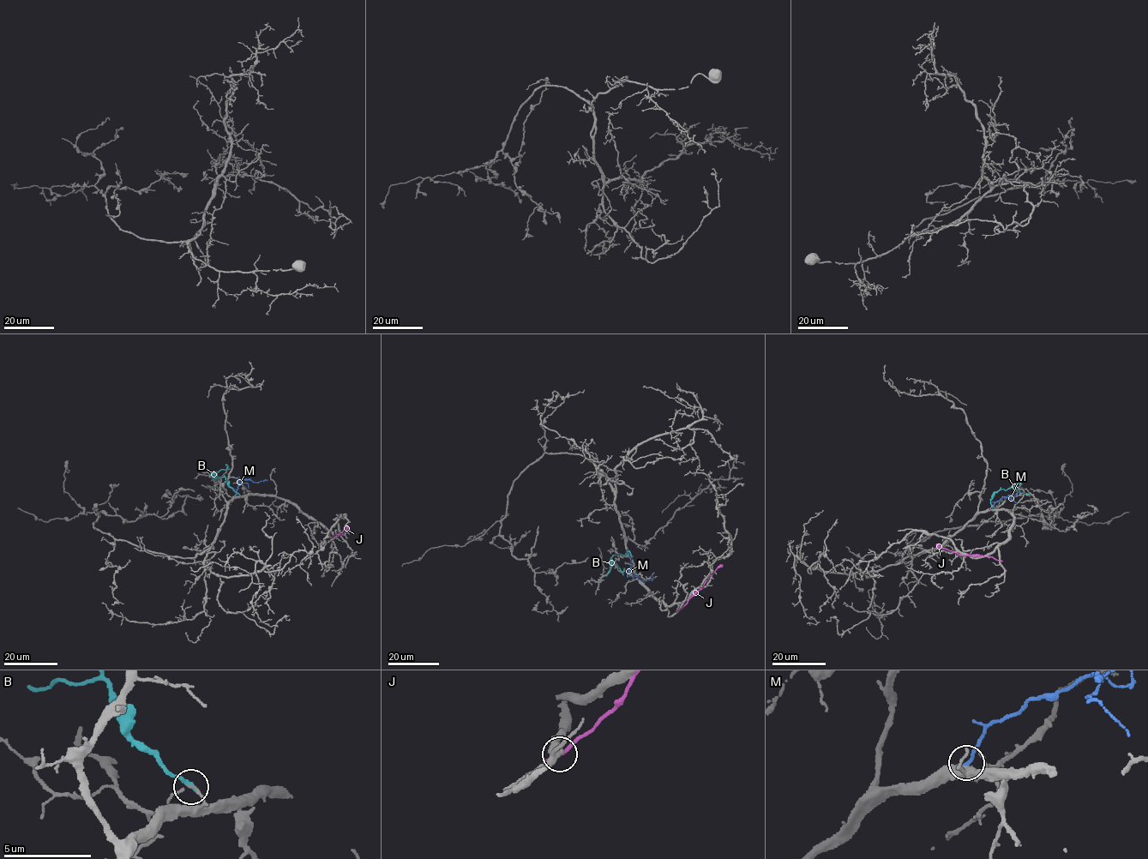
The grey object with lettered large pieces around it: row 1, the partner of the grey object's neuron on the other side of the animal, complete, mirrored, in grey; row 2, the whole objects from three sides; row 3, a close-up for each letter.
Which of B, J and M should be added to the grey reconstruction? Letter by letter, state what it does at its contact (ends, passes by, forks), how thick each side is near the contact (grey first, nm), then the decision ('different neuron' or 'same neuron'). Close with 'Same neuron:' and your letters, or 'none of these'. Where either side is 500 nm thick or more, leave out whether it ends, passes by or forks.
B: it ends there; 120 nm thick on the grey side, 240 nm on the other; different neuron
J: it ends there; 440 nm thick on the grey side, 260 nm on the other; different neuron
M: it ends there; 440 nm thick on the grey side, 200 nm on the other; different neuron
Same neuron: none of these

